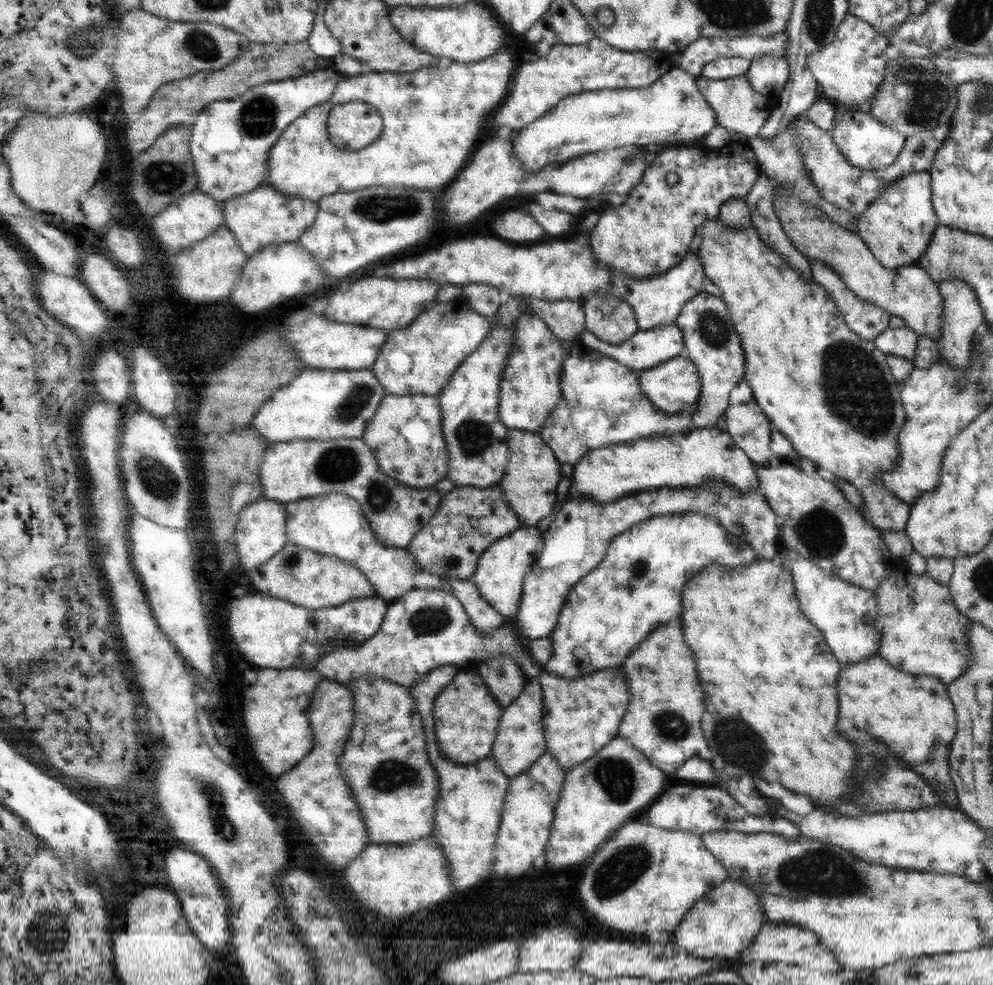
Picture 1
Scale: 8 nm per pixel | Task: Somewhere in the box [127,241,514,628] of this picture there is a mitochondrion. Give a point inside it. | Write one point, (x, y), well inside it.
(338, 465)

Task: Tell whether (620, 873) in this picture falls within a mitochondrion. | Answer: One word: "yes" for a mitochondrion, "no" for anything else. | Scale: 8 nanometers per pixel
yes

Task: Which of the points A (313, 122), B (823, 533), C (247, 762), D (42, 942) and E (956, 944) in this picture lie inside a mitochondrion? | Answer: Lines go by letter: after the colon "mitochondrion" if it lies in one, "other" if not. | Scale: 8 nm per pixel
A: other
B: mitochondrion
C: other
D: mitochondrion
E: other

